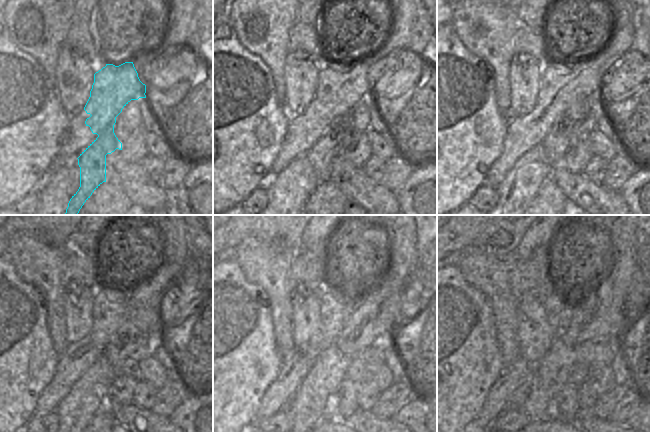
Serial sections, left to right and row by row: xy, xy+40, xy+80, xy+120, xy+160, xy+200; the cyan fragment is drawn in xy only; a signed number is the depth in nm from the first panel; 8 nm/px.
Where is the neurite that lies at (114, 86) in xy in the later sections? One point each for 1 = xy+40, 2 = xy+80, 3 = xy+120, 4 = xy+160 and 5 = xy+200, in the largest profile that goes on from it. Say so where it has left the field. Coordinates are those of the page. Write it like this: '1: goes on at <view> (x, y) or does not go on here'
1: goes on at xy+40 (340, 88)
2: goes on at xy+80 (568, 94)
3: goes on at xy+120 (122, 320)
4: goes on at xy+160 (370, 321)
5: goes on at xy+200 (601, 313)

